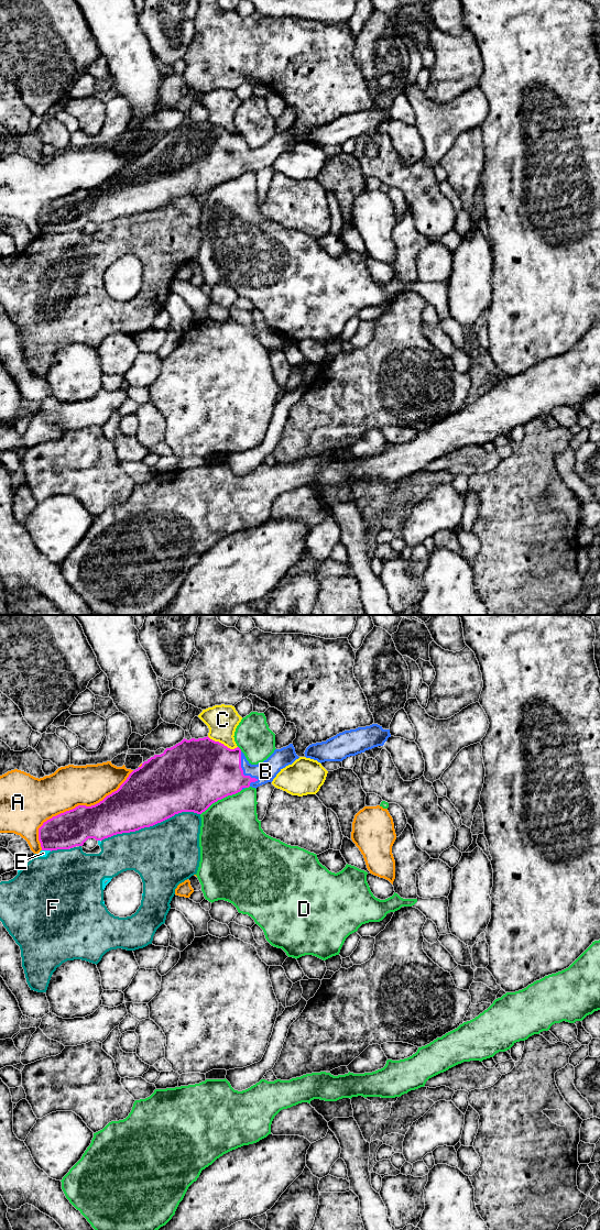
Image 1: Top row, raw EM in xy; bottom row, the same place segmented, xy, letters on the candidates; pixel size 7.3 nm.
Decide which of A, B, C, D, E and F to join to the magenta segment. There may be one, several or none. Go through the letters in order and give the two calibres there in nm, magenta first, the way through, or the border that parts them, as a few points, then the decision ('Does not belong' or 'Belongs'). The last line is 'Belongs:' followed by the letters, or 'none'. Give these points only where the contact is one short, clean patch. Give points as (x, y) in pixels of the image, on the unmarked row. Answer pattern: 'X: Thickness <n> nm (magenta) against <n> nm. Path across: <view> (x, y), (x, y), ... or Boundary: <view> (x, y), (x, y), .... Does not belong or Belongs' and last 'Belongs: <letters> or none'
A: Thickness 260 nm (magenta) against 300 nm. Does not belong
B: Thickness 440 nm (magenta) against 150 nm. Belongs
C: Thickness 480 nm (magenta) against 220 nm. Does not belong
D: Thickness 500 nm (magenta) against 440 nm. Does not belong
E: Thickness 260 nm (magenta) against 50 nm. Does not belong
F: Thickness 420 nm (magenta) against 460 nm. Does not belong
Belongs: B

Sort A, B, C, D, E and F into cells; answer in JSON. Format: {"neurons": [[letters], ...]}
{"neurons": [["A"], ["B"], ["C"], ["D"], ["E", "F"]]}

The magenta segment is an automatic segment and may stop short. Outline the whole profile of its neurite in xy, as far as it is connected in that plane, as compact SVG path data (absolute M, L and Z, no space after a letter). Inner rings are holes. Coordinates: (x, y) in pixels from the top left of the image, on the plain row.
M204 122L183 123L163 138L154 139L133 154L120 172L99 187L78 189L43 207L39 212L42 234L83 230L88 222L102 224L117 218L135 216L161 207L182 196L201 198L212 187L241 174L272 166L276 158L299 141L293 128L274 136L263 146L251 149L239 131L230 133Z

